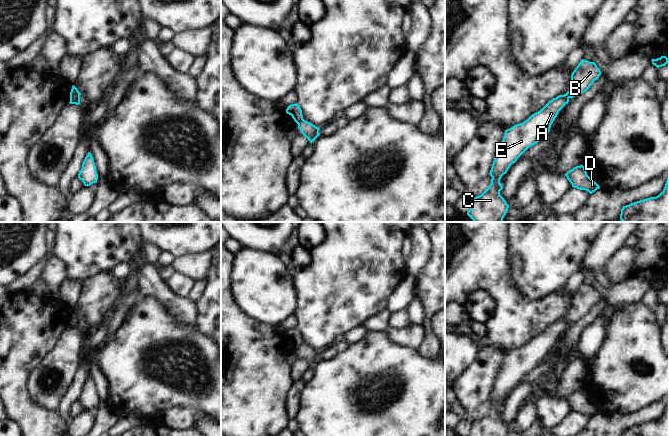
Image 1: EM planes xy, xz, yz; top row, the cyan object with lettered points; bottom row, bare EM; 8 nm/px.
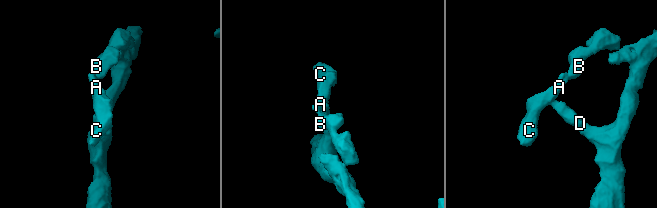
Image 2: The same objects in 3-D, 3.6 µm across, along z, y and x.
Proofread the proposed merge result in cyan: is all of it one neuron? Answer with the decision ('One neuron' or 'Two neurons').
Two neurons.

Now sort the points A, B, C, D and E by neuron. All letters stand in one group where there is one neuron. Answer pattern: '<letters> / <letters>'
A C D E / B

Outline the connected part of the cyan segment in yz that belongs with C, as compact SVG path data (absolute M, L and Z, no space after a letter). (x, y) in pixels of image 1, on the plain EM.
M568 318L550 324L540 335L523 347L505 354L503 364L495 379L490 400L491 408L479 420L472 423L468 436L507 436L509 429L500 419L501 401L510 390L531 370L541 365L550 355L559 335L569 326Z

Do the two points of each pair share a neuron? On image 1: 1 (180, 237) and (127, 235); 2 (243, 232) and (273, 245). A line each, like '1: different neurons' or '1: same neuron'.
1: different neurons
2: same neuron

